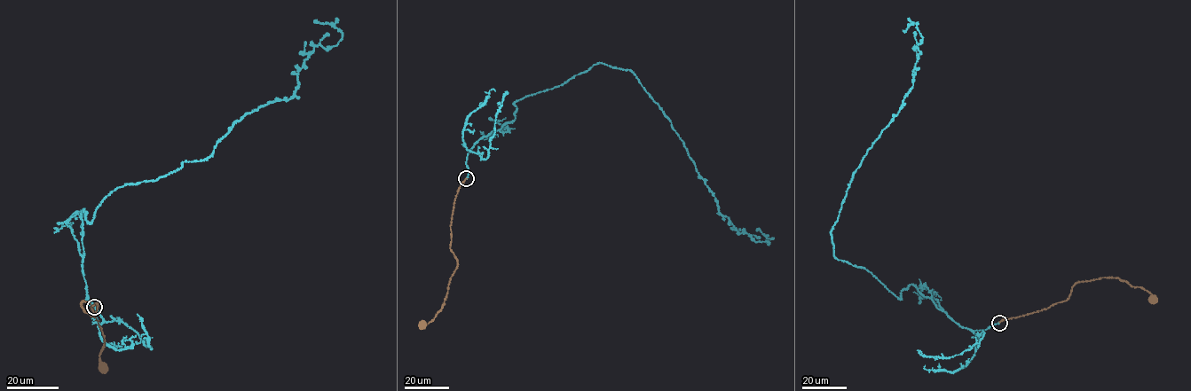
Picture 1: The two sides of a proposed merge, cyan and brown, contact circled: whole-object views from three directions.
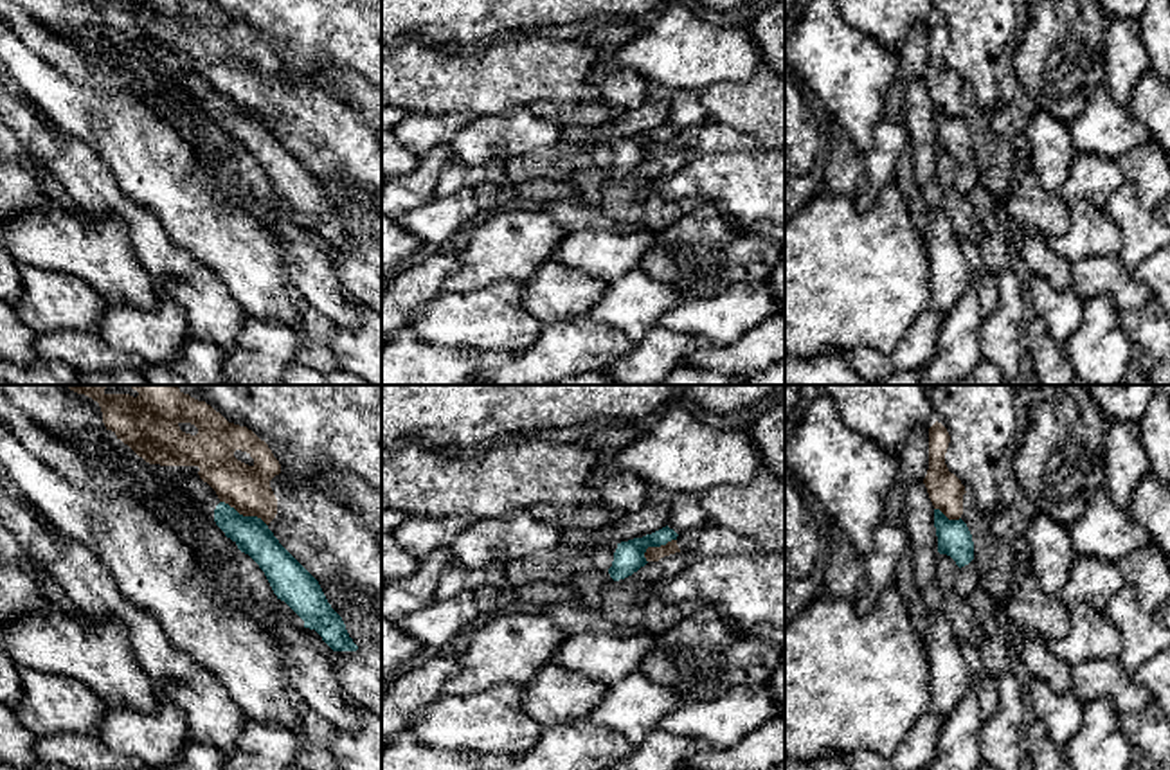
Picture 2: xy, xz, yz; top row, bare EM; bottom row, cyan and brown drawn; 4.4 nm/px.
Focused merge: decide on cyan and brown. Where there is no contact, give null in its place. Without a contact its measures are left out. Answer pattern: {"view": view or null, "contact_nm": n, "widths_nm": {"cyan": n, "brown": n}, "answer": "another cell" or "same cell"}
{"view": "xy", "contact_nm": 240, "widths_nm": {"cyan": 160, "brown": 200}, "answer": "another cell"}

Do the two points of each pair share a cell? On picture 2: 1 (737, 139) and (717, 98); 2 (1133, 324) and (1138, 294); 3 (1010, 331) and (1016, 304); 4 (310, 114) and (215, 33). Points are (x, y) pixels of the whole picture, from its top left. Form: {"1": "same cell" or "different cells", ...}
{"1": "different cells", "2": "different cells", "3": "same cell", "4": "same cell"}

